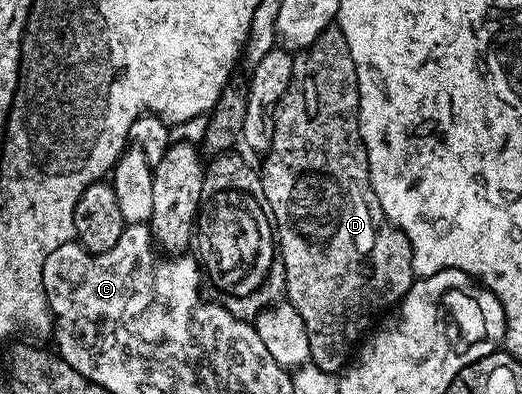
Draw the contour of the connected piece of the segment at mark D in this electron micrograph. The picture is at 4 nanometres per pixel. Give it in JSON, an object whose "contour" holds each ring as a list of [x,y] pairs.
{"contour":[[[336,26],[326,28],[320,34],[320,38],[316,38],[316,42],[312,42],[308,47],[301,49],[293,59],[291,82],[274,111],[275,132],[272,134],[269,151],[265,153],[266,165],[261,165],[260,175],[264,186],[264,194],[270,203],[270,214],[276,229],[276,252],[280,257],[280,263],[286,275],[284,296],[304,320],[304,327],[308,332],[308,344],[311,347],[309,363],[314,364],[321,372],[338,374],[345,369],[351,359],[352,349],[363,339],[364,333],[371,327],[370,316],[379,315],[378,317],[381,317],[387,311],[385,308],[389,304],[390,307],[397,305],[398,301],[406,295],[406,291],[414,285],[416,279],[414,267],[412,266],[412,254],[414,251],[404,233],[395,224],[390,223],[390,220],[384,214],[384,210],[380,210],[380,202],[372,190],[370,171],[368,170],[368,154],[358,129],[358,79],[356,78],[356,66],[352,62],[352,54],[348,50],[348,42],[344,42],[344,34]]]}

